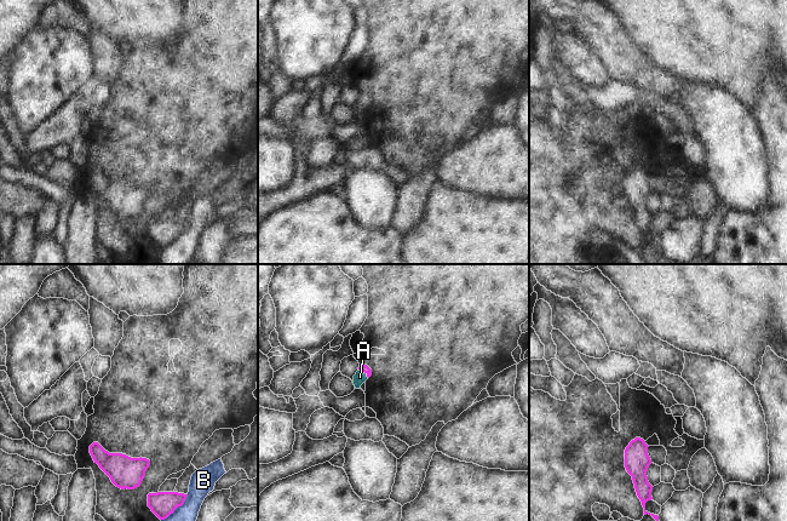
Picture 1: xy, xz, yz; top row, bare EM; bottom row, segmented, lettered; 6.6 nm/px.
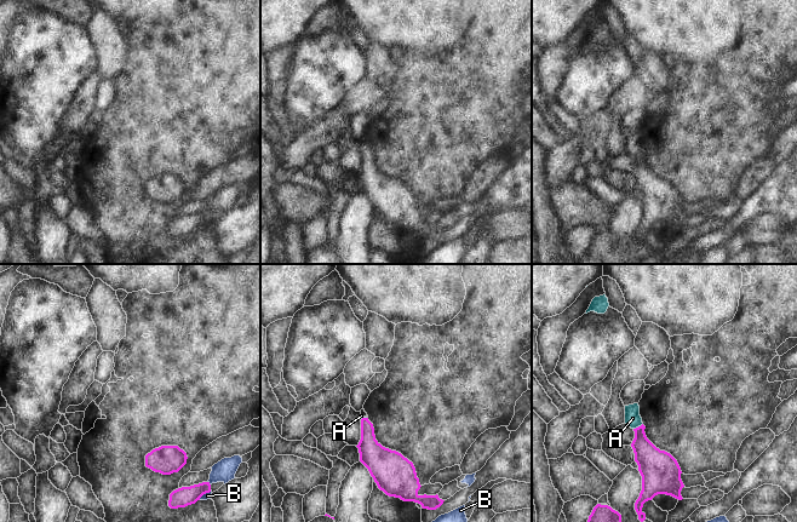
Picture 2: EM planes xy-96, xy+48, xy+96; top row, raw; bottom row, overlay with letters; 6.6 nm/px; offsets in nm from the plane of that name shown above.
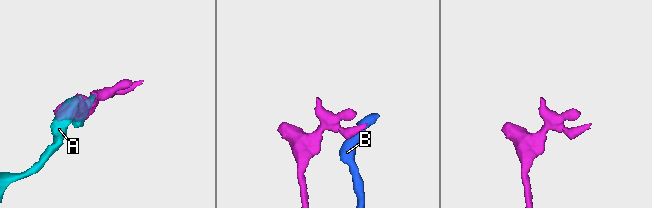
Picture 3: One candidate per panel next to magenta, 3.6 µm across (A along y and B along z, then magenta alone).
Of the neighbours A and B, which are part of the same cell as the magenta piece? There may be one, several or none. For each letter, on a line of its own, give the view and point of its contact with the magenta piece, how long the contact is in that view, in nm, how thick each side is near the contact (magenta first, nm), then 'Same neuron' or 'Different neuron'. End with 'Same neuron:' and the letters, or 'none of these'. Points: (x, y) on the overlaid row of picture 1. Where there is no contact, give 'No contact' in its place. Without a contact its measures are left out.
A: Touches magenta at xz (363, 371). Shared border 90 nm. Thickness 50 nm (magenta) against 80 nm. Same neuron
B: Touches magenta at xy (176, 508). Shared border 260 nm. Thickness 170 nm (magenta) against 160 nm. Different neuron
Same neuron: A.

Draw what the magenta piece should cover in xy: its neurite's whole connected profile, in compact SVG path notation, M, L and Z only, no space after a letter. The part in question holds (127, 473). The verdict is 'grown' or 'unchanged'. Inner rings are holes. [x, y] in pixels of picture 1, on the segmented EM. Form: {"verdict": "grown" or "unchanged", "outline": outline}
{"verdict": "unchanged", "outline": "M98 442L90 446L90 453L94 463L121 489L139 487L150 465L150 460L147 458L131 458L122 453L109 453Z"}

